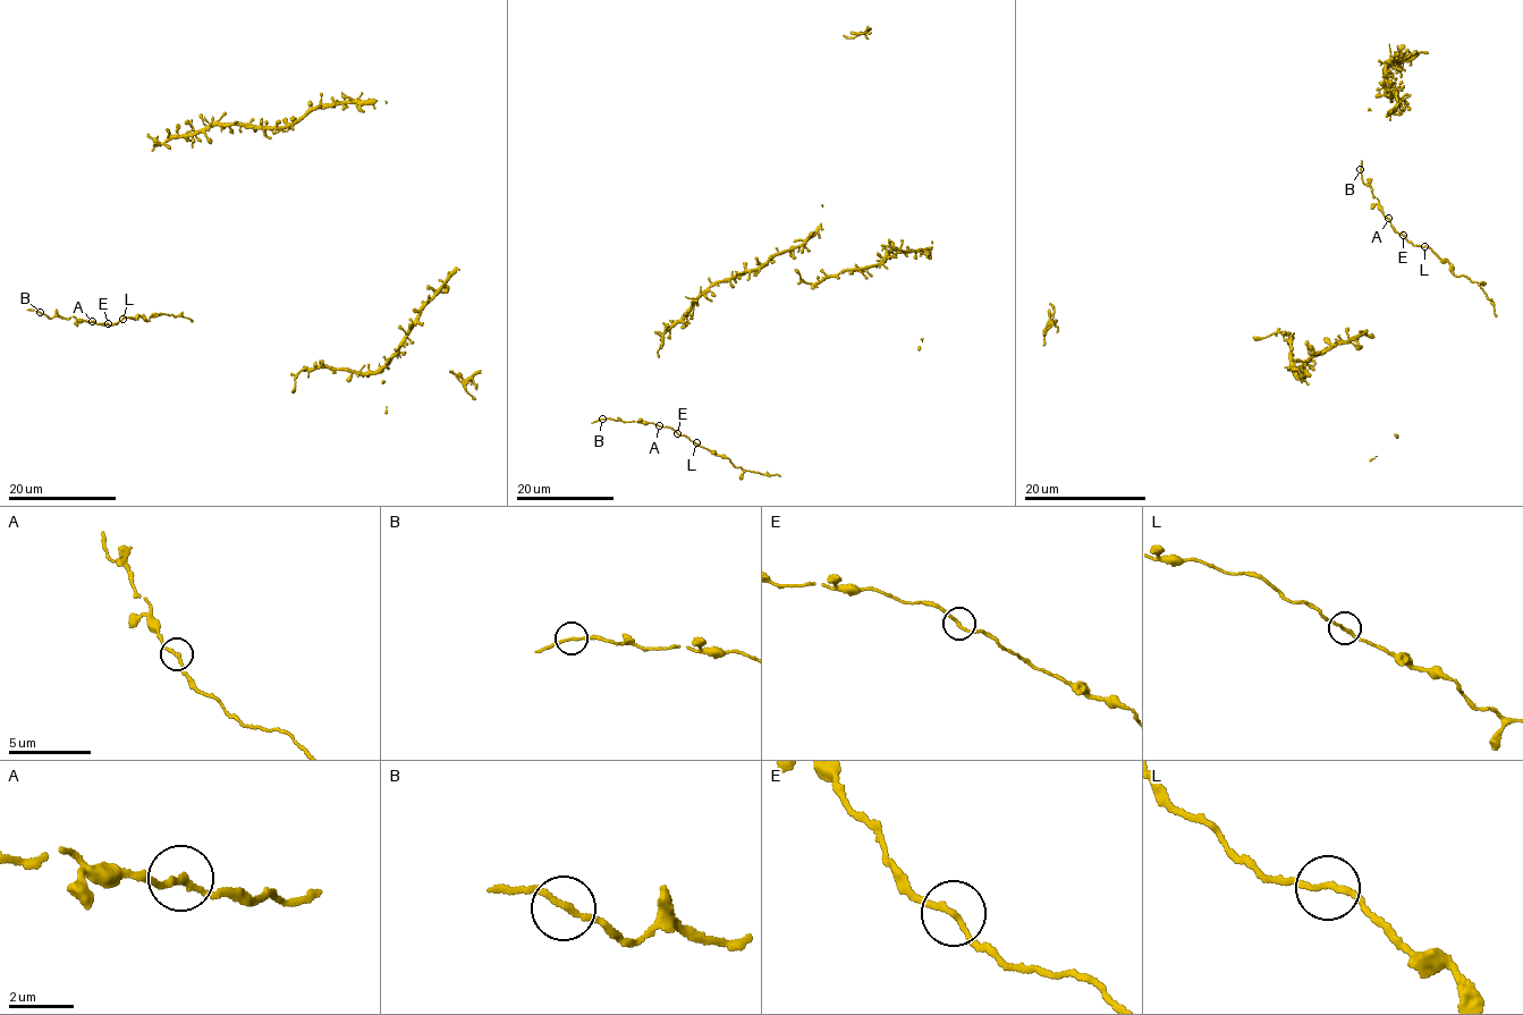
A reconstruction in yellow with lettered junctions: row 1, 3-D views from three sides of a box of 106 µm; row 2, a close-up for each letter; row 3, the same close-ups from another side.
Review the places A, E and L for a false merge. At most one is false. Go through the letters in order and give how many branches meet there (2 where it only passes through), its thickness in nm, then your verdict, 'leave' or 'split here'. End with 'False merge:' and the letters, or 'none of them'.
A: 2 branches meet; 170 nm thick; leave
E: 2 branches meet; 160 nm thick; leave
L: 2 branches meet; 170 nm thick; leave
False merge: none of them

